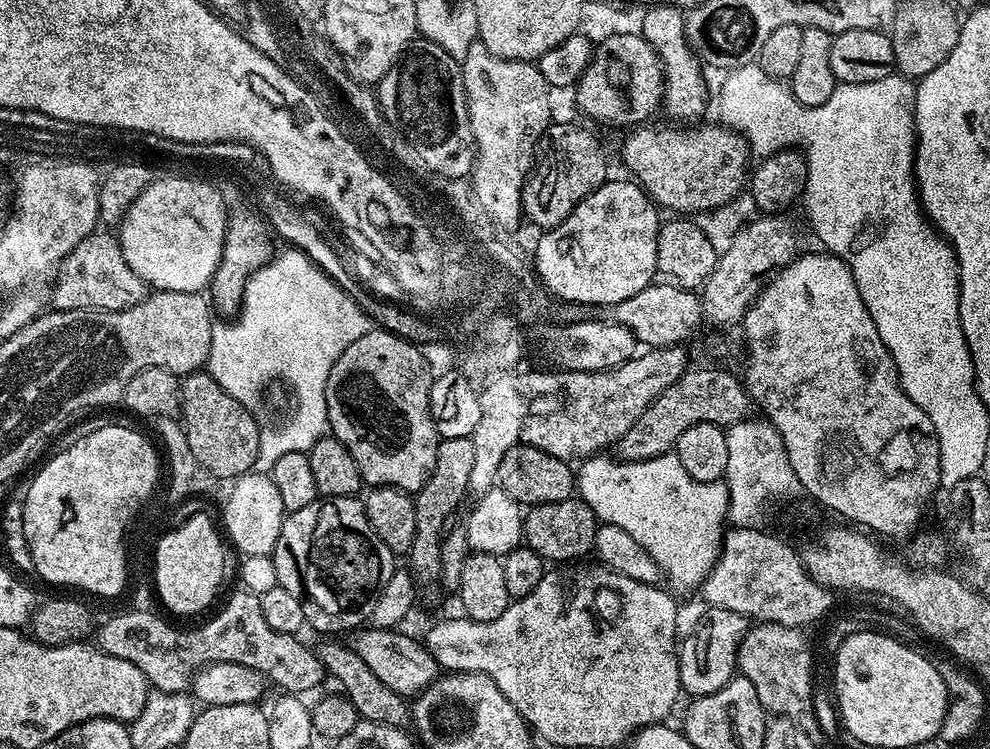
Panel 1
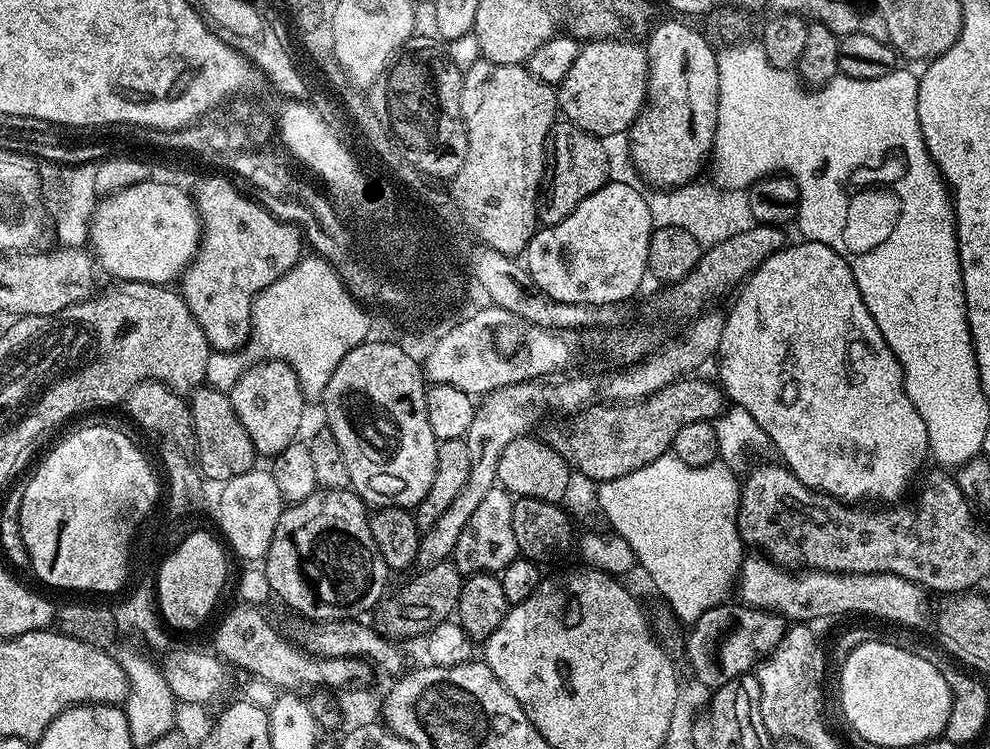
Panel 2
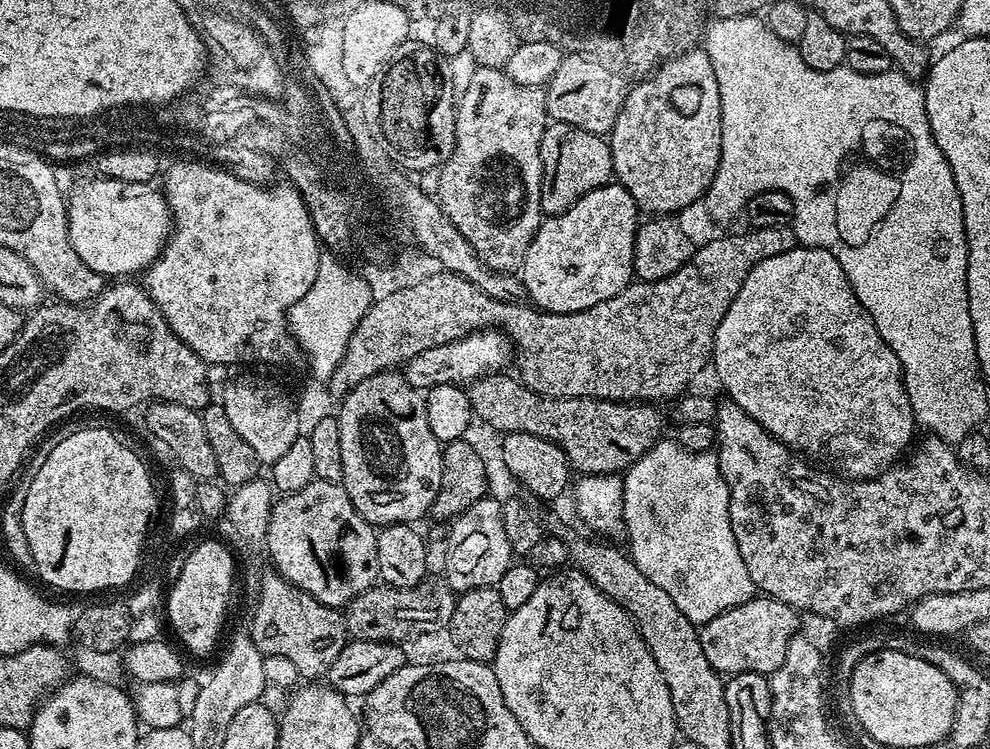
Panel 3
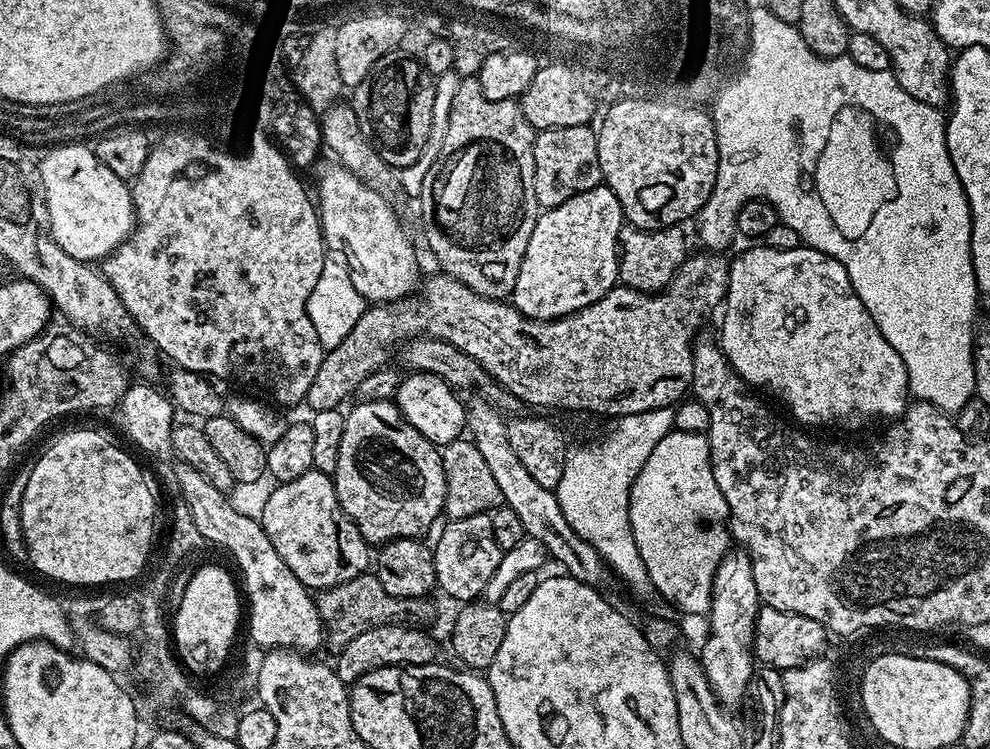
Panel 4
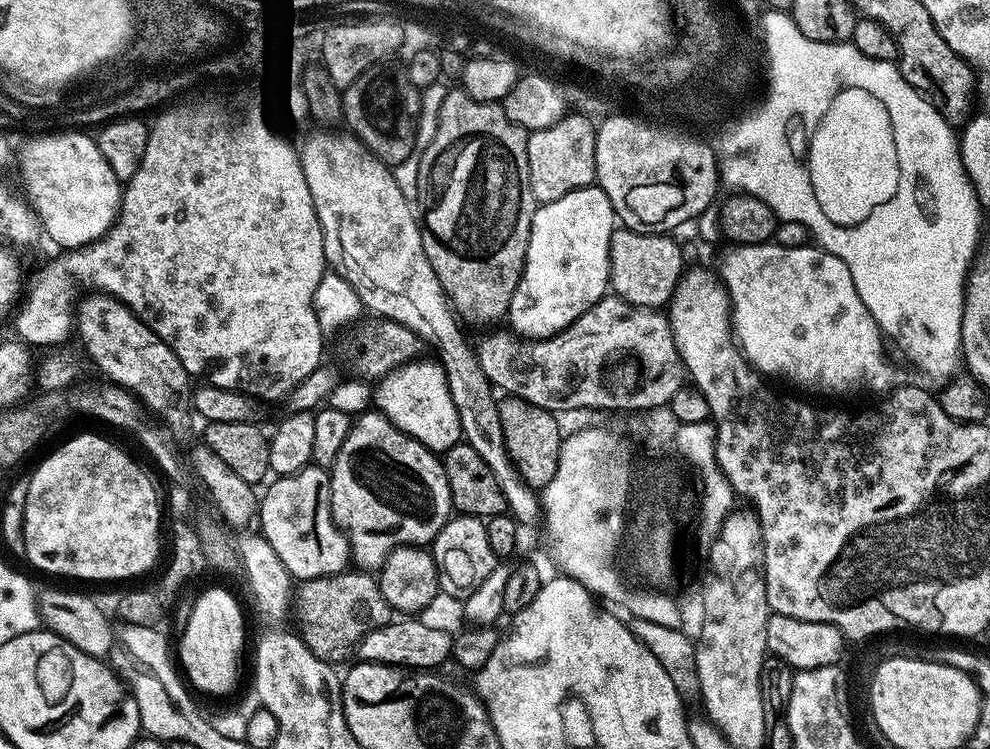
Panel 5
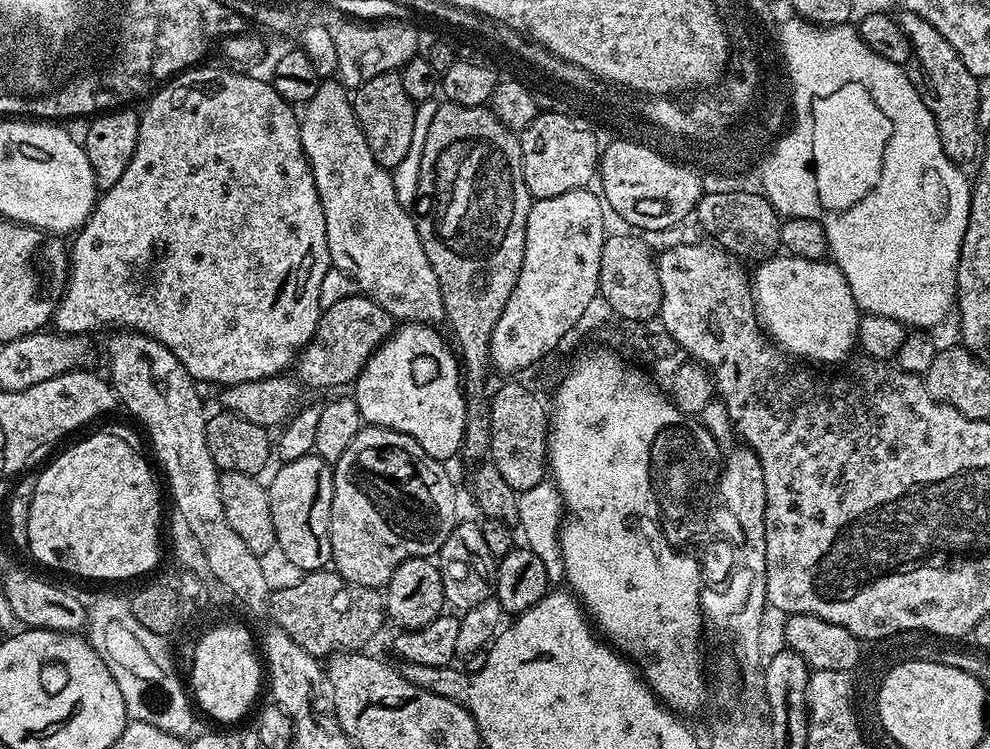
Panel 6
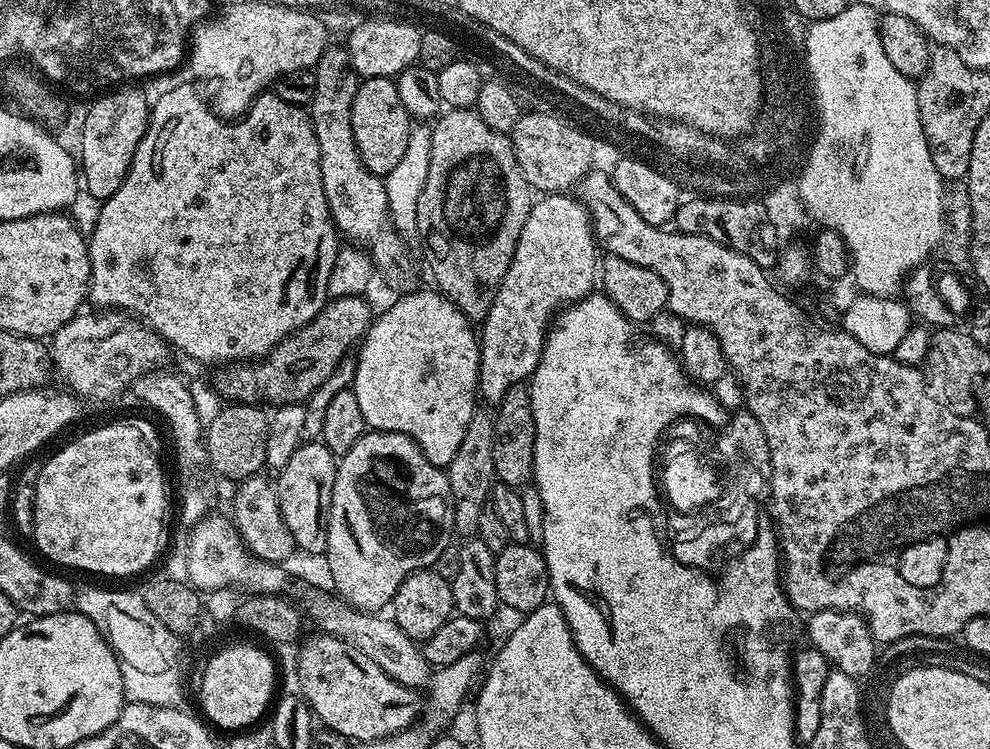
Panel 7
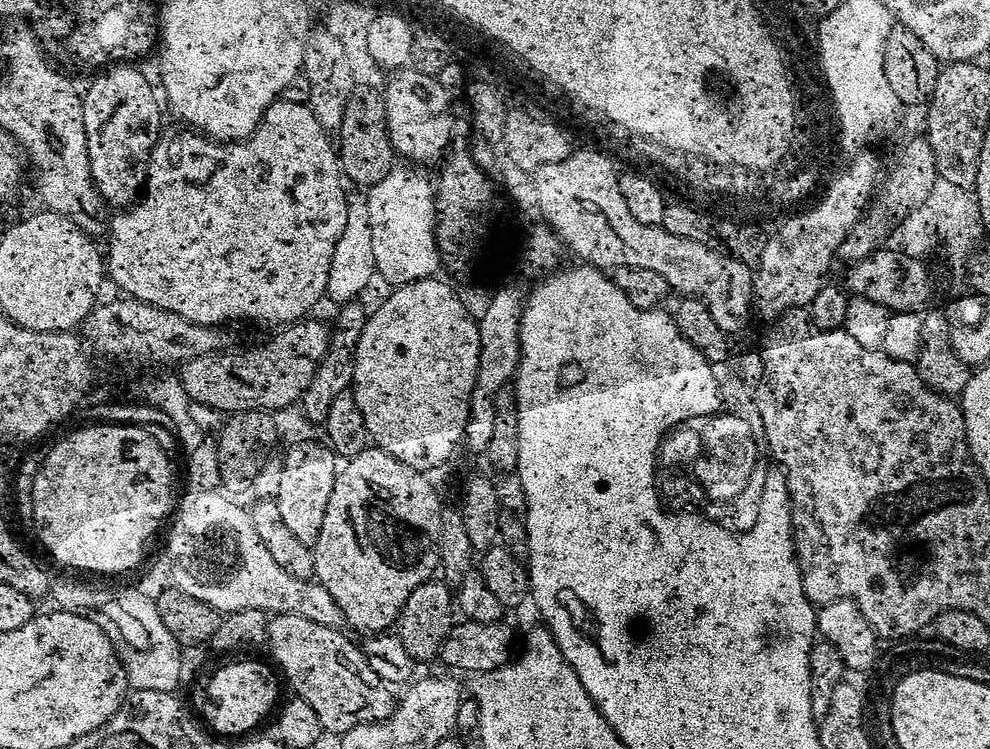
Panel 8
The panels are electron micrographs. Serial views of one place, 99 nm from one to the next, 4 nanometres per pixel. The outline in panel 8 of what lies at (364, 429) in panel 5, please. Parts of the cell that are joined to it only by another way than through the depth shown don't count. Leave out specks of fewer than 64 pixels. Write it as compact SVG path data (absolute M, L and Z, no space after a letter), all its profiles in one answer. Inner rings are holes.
M370 446L366 450L362 450L362 454L351 457L345 464L348 465L341 472L339 469L335 473L330 490L330 502L326 502L326 518L322 518L322 530L312 548L314 576L322 586L326 586L326 590L330 590L330 596L334 598L334 602L338 602L338 606L344 611L345 621L349 625L352 623L358 631L364 632L363 634L387 633L399 621L402 606L406 606L406 598L410 598L410 594L414 594L414 590L418 590L418 586L433 579L434 573L440 568L440 535L443 530L442 518L440 517L442 502L440 502L439 494L436 493L435 486L428 481L429 477L425 473L411 468L406 462L402 462L381 448Z

